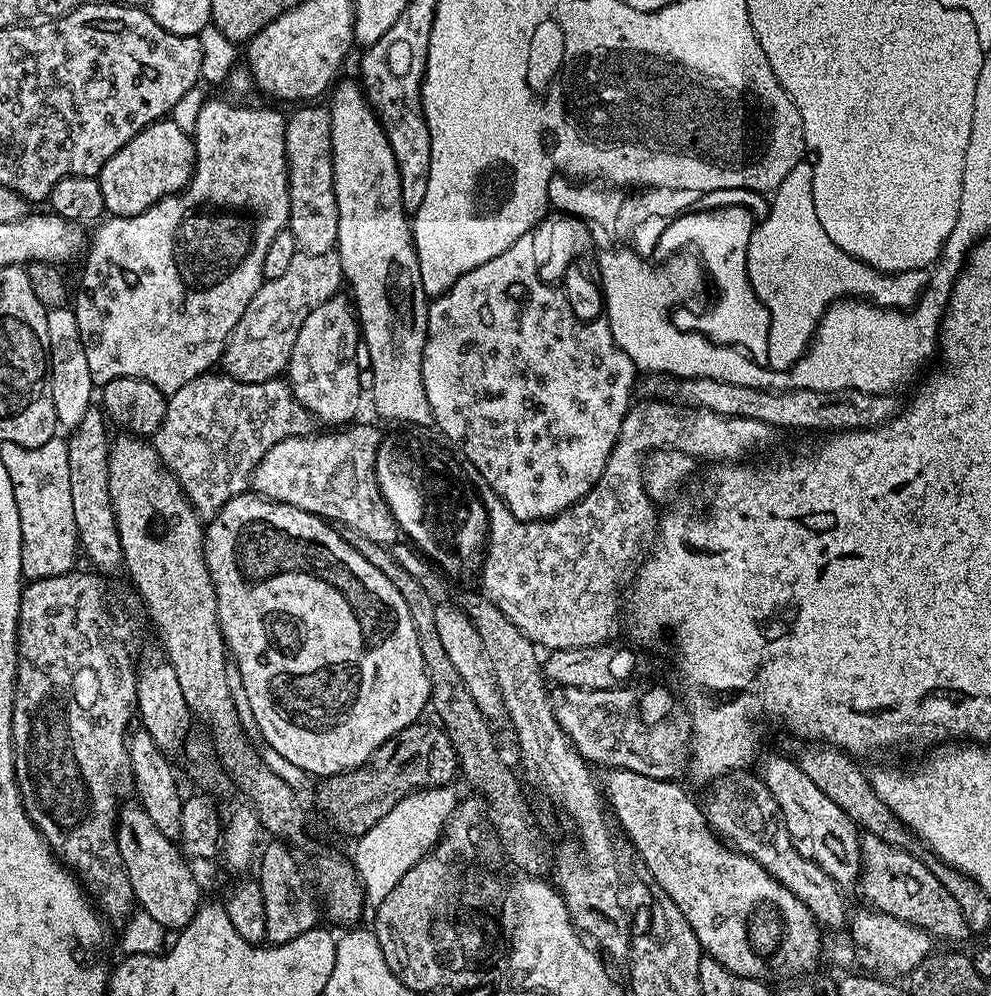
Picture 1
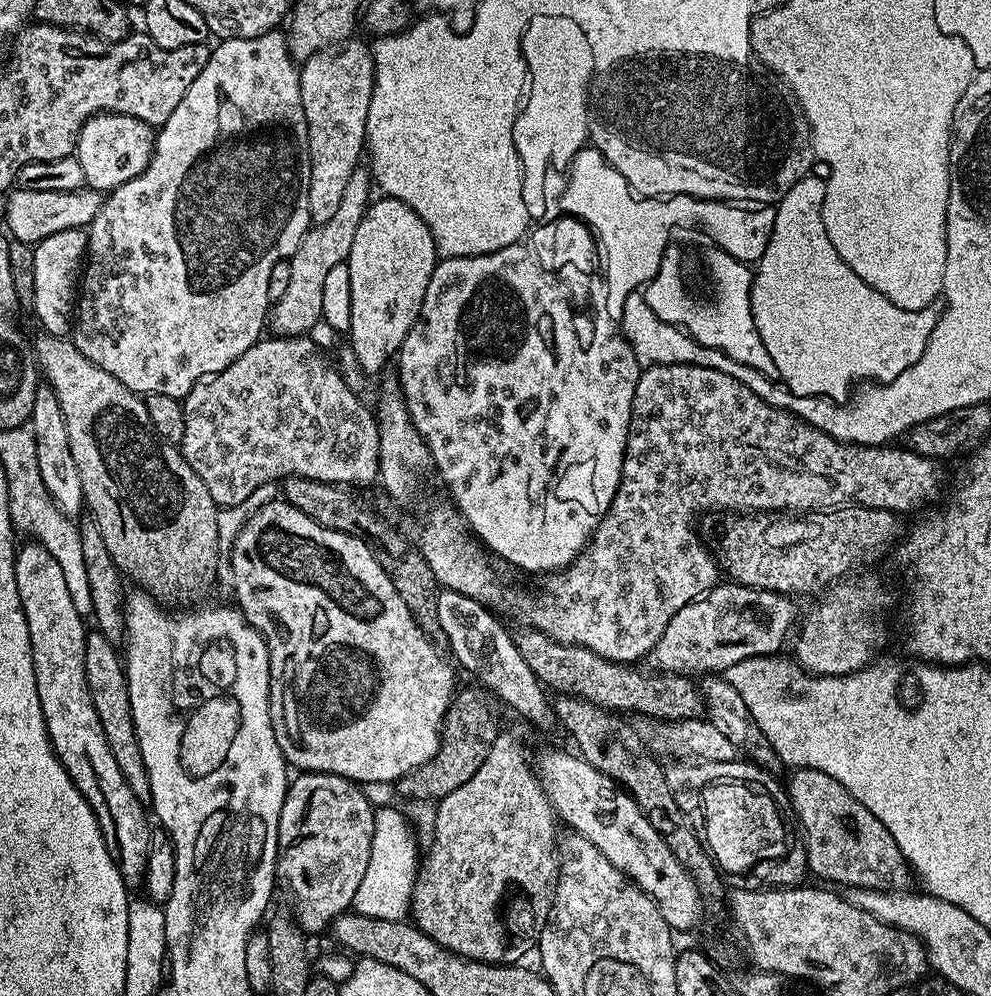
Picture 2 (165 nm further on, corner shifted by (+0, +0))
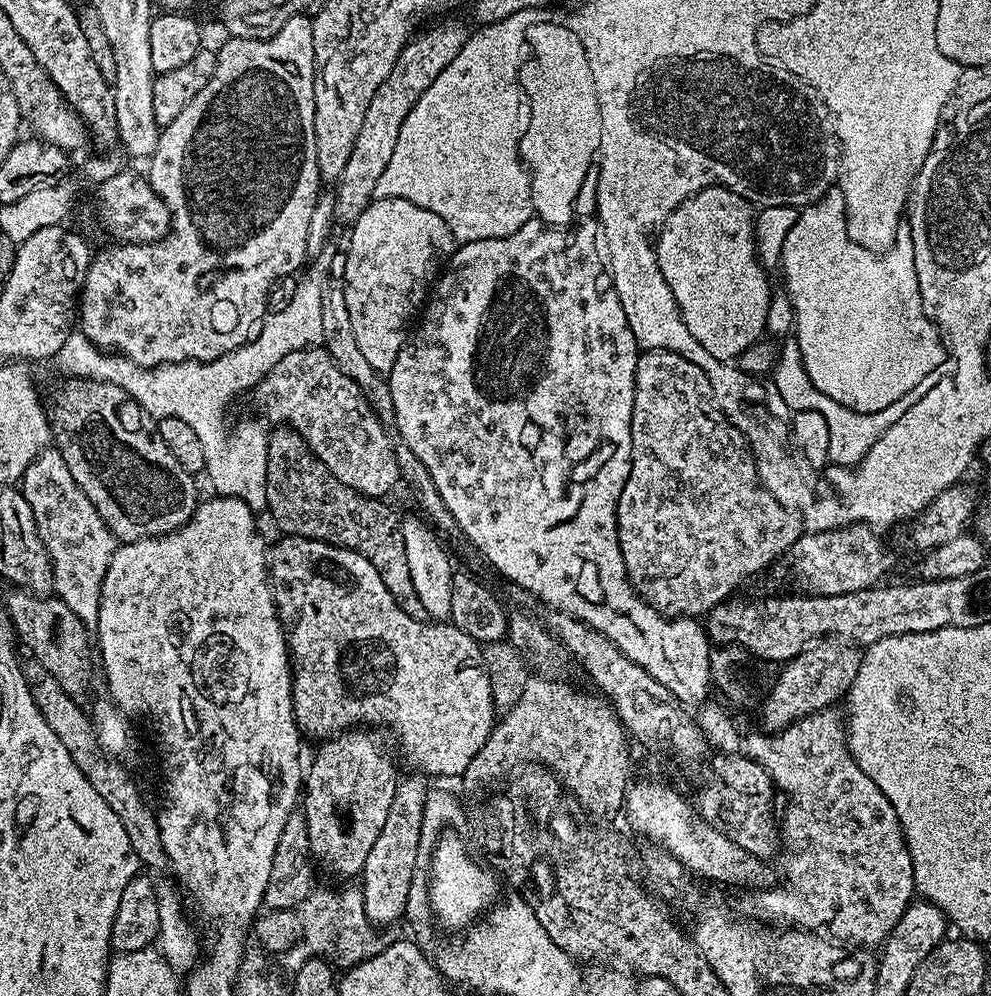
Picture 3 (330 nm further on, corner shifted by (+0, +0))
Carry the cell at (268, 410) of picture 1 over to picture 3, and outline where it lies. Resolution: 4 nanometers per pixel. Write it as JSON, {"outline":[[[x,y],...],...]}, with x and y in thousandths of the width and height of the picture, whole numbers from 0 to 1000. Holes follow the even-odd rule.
{"outline":[[[316,347],[289,355],[289,359],[285,359],[285,363],[281,363],[281,367],[268,376],[265,384],[258,387],[257,398],[266,413],[265,421],[275,422],[273,425],[279,428],[289,424],[290,429],[298,432],[310,444],[312,452],[330,468],[337,480],[341,480],[341,484],[361,492],[366,498],[380,500],[391,499],[391,494],[402,486],[404,469],[400,463],[400,450],[387,435],[391,434],[388,427],[383,425],[360,386],[341,371],[327,348]]]}

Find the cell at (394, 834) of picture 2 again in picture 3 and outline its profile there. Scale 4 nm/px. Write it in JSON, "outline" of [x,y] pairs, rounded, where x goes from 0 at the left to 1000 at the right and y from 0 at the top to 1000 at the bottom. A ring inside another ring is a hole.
{"outline":[[[317,892],[310,902],[303,904],[299,910],[299,917],[304,925],[304,943],[288,957],[285,964],[298,978],[309,966],[318,962],[332,959],[333,954],[341,954],[338,969],[344,973],[351,973],[369,963],[387,955],[395,947],[395,941],[382,936],[369,920],[364,893],[351,892],[345,901],[331,895]]]}

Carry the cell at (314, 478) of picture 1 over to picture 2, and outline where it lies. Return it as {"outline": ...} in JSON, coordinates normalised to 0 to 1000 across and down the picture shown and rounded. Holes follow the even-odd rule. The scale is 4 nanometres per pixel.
{"outline":[[[656,365],[647,372],[642,391],[640,392],[640,404],[638,405],[638,423],[634,429],[634,443],[630,453],[630,463],[628,464],[628,476],[626,477],[626,487],[622,493],[622,499],[616,504],[614,515],[606,521],[601,534],[582,558],[578,566],[572,570],[565,571],[564,574],[554,577],[553,582],[545,590],[542,598],[536,598],[533,594],[509,594],[507,587],[501,583],[501,574],[496,571],[496,566],[492,563],[493,555],[489,553],[483,542],[474,533],[468,517],[463,510],[455,504],[449,504],[445,508],[444,514],[440,514],[418,537],[420,551],[430,560],[434,572],[438,572],[438,580],[445,591],[453,590],[462,596],[470,596],[470,600],[478,600],[482,605],[491,608],[493,611],[502,612],[506,610],[509,614],[514,614],[521,622],[526,622],[526,628],[534,632],[541,632],[555,642],[562,643],[563,646],[581,647],[583,650],[594,651],[599,657],[603,657],[613,663],[620,663],[624,667],[637,668],[655,658],[659,649],[668,641],[668,633],[676,629],[676,620],[688,612],[698,602],[705,602],[711,594],[721,590],[725,585],[723,570],[725,574],[725,562],[721,557],[714,555],[714,550],[702,539],[702,534],[698,531],[698,525],[702,522],[702,514],[714,514],[717,510],[724,510],[731,516],[762,516],[764,514],[774,514],[776,516],[810,516],[812,514],[830,514],[838,510],[850,510],[857,506],[869,506],[871,510],[889,510],[895,514],[913,516],[920,514],[923,510],[935,511],[940,501],[949,494],[949,474],[945,471],[946,463],[935,458],[929,458],[927,454],[921,454],[915,449],[908,448],[881,448],[879,446],[863,446],[843,442],[838,436],[834,436],[827,430],[822,430],[820,426],[814,426],[812,422],[805,418],[800,418],[797,414],[792,414],[789,410],[777,408],[757,388],[749,388],[745,380],[737,380],[737,376],[729,376],[729,371],[724,369],[713,369],[703,365]]]}

